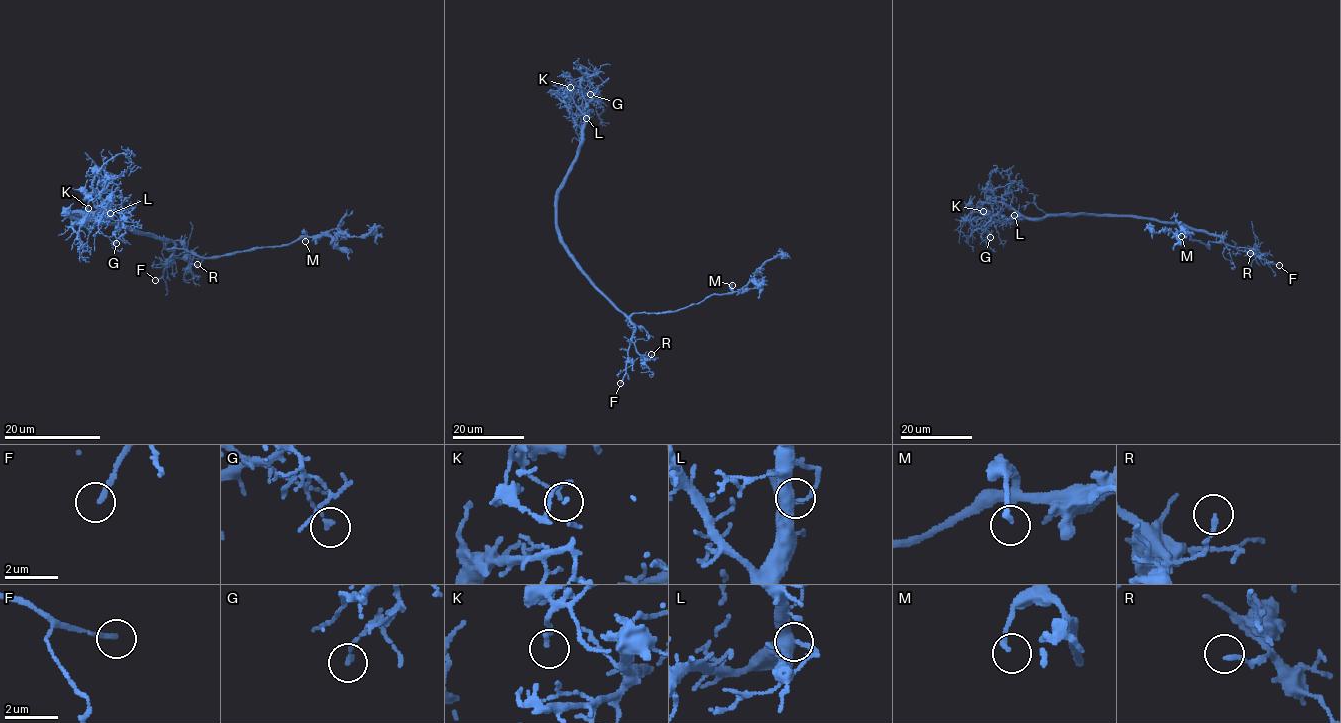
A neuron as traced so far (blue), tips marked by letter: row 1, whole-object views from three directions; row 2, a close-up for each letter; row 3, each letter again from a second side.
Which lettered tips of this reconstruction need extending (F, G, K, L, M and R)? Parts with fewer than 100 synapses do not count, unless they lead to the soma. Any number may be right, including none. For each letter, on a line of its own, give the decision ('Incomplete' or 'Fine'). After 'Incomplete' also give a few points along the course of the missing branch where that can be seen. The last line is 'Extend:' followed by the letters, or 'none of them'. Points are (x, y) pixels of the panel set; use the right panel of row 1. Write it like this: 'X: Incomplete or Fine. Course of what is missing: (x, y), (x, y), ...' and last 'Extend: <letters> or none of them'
F: Incomplete. Course of what is missing: (1279, 265), (1293, 268), (1296, 264), (1291, 245), (1276, 216), (1272, 189)
G: Fine
K: Fine
L: Fine
M: Fine
R: Fine
Extend: F

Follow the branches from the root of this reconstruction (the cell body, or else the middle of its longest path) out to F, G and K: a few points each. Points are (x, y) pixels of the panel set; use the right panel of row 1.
F: (1169, 223), (1183, 223), (1215, 233), (1224, 242), (1279, 265)
G: (1169, 223), (1104, 215), (1004, 218), (998, 213), (985, 226), (990, 237)
K: (1169, 223), (1104, 215), (1024, 218), (998, 201), (981, 202), (978, 207), (983, 211)

